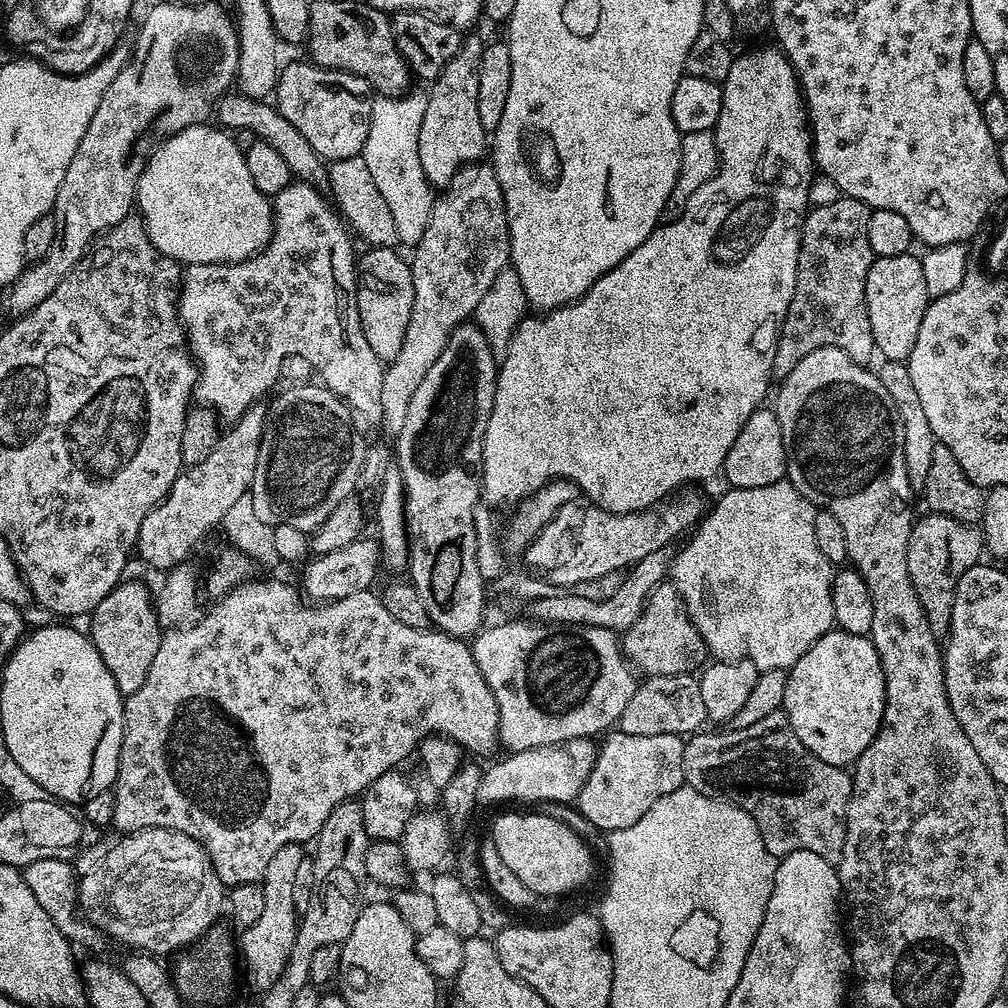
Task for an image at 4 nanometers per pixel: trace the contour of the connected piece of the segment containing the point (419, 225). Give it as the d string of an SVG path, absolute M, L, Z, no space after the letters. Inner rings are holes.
M409 90L403 96L377 95L372 101L370 134L366 134L362 153L375 186L390 206L397 238L404 246L415 246L420 241L432 217L434 189L422 174L422 162L418 162L418 130L422 130L427 105L423 91Z

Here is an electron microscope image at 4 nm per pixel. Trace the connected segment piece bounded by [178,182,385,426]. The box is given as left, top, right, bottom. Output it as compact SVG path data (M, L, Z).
M289 182L272 200L272 236L261 252L241 264L190 264L183 269L178 315L184 325L186 347L198 369L194 400L212 409L221 421L235 422L246 409L261 403L281 379L282 362L295 358L310 362L323 387L339 396L357 417L365 416L374 426L380 424L385 365L362 334L356 305L358 264L354 256L352 260L349 229L323 194L312 184Z

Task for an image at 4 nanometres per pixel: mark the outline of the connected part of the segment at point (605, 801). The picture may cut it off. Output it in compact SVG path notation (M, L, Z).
M619 730L605 735L603 740L596 753L594 770L590 770L590 778L586 778L586 786L580 791L578 805L581 814L607 834L634 826L658 798L666 798L666 794L684 784L685 741L674 734L643 736Z

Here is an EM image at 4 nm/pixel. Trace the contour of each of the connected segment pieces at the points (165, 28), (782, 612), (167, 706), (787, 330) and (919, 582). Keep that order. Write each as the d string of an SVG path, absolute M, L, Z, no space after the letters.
M176 2L176 4L156 4L145 14L144 21L140 24L140 33L136 36L136 49L134 47L131 49L130 59L125 63L123 70L117 74L114 82L110 82L110 86L106 86L106 90L102 94L102 102L98 102L98 110L94 110L94 118L90 118L90 126L86 126L86 134L82 134L82 142L78 142L78 150L74 150L74 158L70 158L70 166L66 170L66 178L62 178L62 186L58 186L56 201L51 210L51 215L56 218L54 246L50 246L46 258L29 263L24 271L20 273L20 277L17 280L13 280L10 285L12 293L8 296L8 308L13 312L11 314L13 317L19 318L24 316L30 310L34 310L34 306L38 306L38 302L46 302L46 298L50 298L50 294L56 289L58 282L62 282L62 278L66 278L66 274L70 274L70 270L74 270L76 263L87 254L89 248L92 247L93 240L98 236L103 236L108 229L118 226L118 222L122 222L130 215L136 202L136 183L144 169L144 160L141 159L139 152L139 140L151 128L157 132L157 137L163 138L172 135L173 132L181 132L182 129L189 128L195 124L205 123L213 115L217 100L233 87L236 79L239 53L237 29L229 13L227 16L224 13L223 6L220 4L208 4L208 2L201 2L198 6L186 6L182 2Z
M788 479L779 480L774 482L770 486L754 486L753 488L734 488L729 487L728 493L717 502L716 505L711 505L710 511L700 520L698 527L687 537L688 545L685 546L681 552L675 553L674 559L670 565L670 583L676 587L676 594L680 597L684 611L688 613L689 618L692 620L692 625L698 630L698 634L704 640L704 647L709 653L712 652L717 661L721 660L748 660L757 668L760 672L769 672L770 670L790 670L798 662L798 658L802 658L802 654L806 654L806 650L810 650L810 646L814 646L814 642L818 642L818 638L822 638L827 632L833 631L834 628L834 602L832 601L832 577L834 575L834 565L822 555L822 550L818 550L818 542L814 539L814 518L818 511L816 505L810 503L805 496L798 491Z
M253 578L247 584L239 584L237 588L232 588L225 592L223 596L215 601L216 605L205 614L201 615L195 622L185 627L167 629L161 635L158 654L154 654L154 662L150 665L150 674L146 674L146 682L142 682L139 690L134 690L124 702L124 737L120 747L120 757L118 758L118 770L116 772L116 783L112 792L112 801L114 802L114 814L112 815L111 827L117 828L117 833L127 834L130 832L140 832L143 828L165 828L171 832L181 832L194 842L198 842L206 850L218 878L225 886L233 884L245 884L246 882L263 881L266 874L266 866L270 866L270 858L282 850L282 846L287 844L303 845L304 840L308 842L315 841L316 835L322 830L326 818L330 818L330 810L338 806L342 801L349 798L359 797L371 784L382 774L391 772L401 767L400 763L408 755L415 753L420 747L421 740L430 735L446 736L453 740L461 749L473 752L476 756L488 756L500 744L500 723L498 722L498 704L494 702L494 694L490 686L486 686L486 678L482 678L482 670L478 670L478 664L474 662L471 647L463 639L445 635L439 630L423 630L412 626L402 626L390 610L386 610L383 599L379 595L375 596L375 591L359 592L358 594L349 594L346 598L338 598L327 602L305 602L302 599L302 592L299 587L291 588L288 584L283 584L280 580L259 580Z
M841 195L840 200L820 204L805 215L804 227L800 235L800 254L798 268L794 273L794 291L784 325L780 328L778 346L772 367L773 381L779 382L806 358L813 348L837 348L847 354L854 362L867 365L871 356L877 355L874 334L870 330L870 314L866 310L866 274L874 259L868 237L868 205L853 196Z
M927 514L915 521L910 534L908 543L908 553L906 562L910 570L910 582L914 586L914 594L918 594L918 602L922 602L922 610L926 614L926 622L930 630L938 638L947 637L948 627L950 626L950 614L954 606L954 594L960 580L965 579L968 571L980 560L980 552L985 551L984 537L979 527L971 524L963 524L949 516L937 516Z

